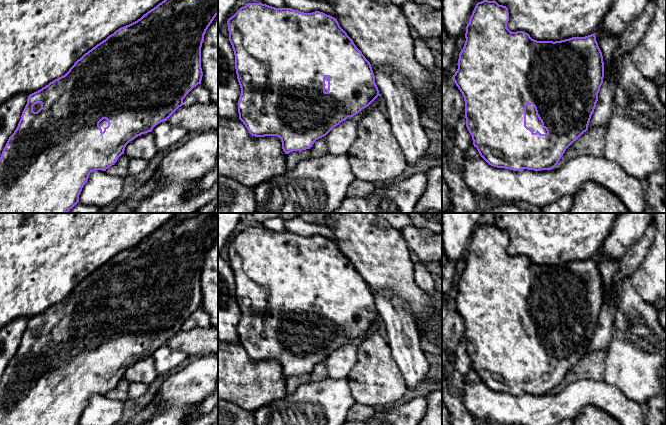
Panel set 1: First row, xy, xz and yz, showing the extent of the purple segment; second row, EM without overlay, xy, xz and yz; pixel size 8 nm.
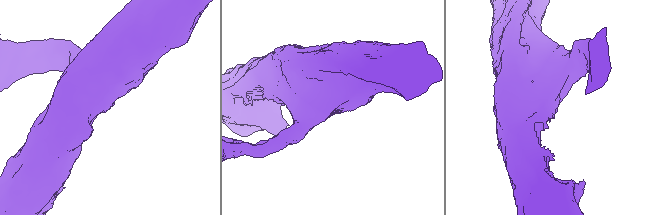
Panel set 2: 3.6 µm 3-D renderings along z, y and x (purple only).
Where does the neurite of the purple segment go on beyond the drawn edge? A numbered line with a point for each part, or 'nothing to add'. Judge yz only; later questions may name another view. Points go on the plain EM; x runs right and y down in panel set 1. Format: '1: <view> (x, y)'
1: yz (532, 345)

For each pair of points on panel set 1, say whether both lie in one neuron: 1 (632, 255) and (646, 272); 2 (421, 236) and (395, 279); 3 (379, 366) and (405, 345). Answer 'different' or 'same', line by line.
1: different
2: different
3: different

